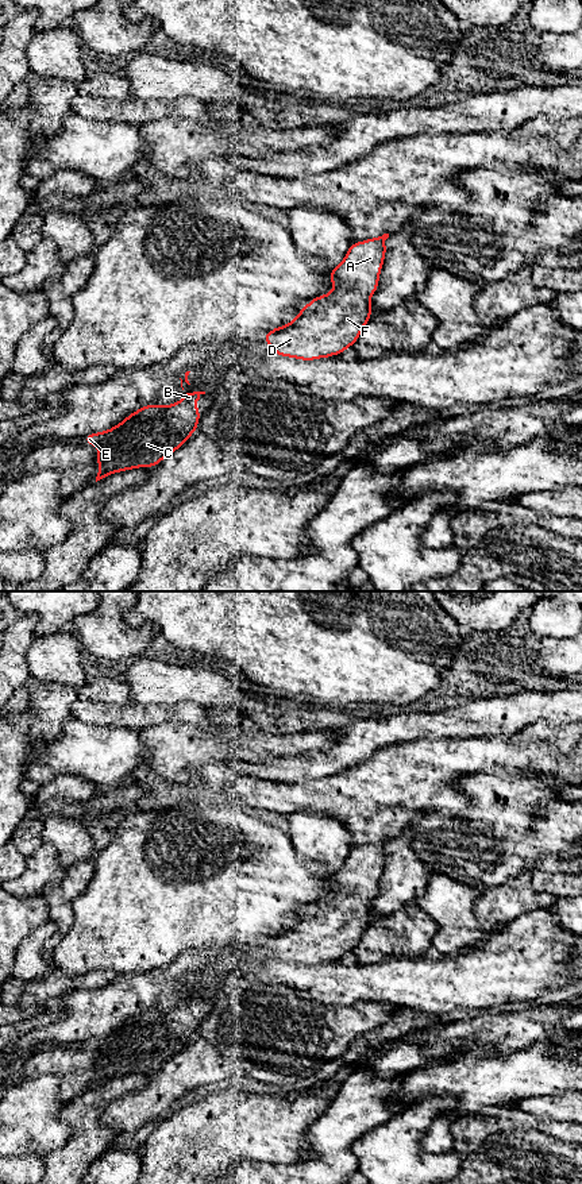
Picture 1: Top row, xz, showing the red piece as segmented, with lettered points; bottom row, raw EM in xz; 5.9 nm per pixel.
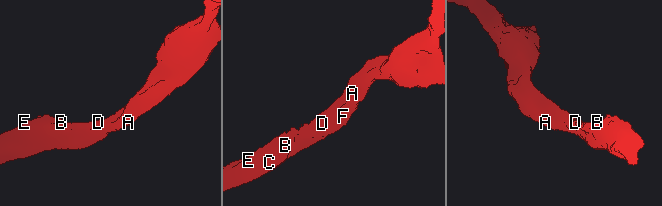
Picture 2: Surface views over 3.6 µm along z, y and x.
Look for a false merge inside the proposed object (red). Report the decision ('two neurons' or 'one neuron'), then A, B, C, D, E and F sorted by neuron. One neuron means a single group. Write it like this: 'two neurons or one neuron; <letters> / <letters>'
one neuron; A B C D E F

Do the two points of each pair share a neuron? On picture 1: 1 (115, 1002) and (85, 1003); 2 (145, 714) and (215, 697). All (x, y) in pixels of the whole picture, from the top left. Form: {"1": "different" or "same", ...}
{"1": "same", "2": "different"}

